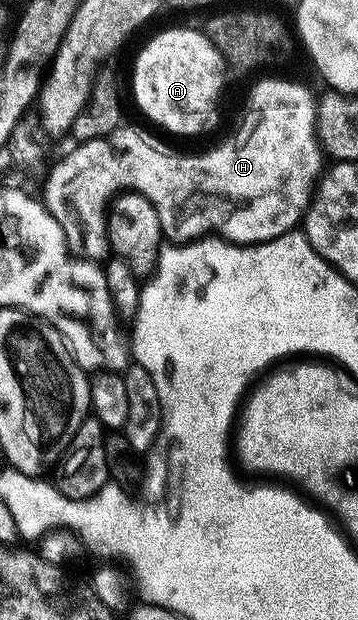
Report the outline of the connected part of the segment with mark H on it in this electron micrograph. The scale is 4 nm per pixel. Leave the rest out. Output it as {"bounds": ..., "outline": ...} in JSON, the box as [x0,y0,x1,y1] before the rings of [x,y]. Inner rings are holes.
{"bounds":[42,80,322,262],"outline":[[[260,80],[248,92],[249,112],[245,114],[244,121],[240,124],[240,129],[233,134],[232,140],[225,144],[220,144],[217,148],[212,148],[209,152],[204,152],[201,156],[183,156],[180,152],[175,152],[172,148],[163,148],[156,140],[151,140],[144,132],[139,132],[136,128],[121,126],[114,129],[102,140],[85,140],[75,145],[73,152],[68,152],[56,165],[54,163],[47,169],[46,179],[43,181],[44,196],[42,203],[48,209],[48,213],[59,222],[68,237],[69,245],[80,244],[79,255],[93,262],[100,262],[109,255],[108,246],[108,210],[113,200],[125,192],[137,192],[139,196],[145,196],[154,206],[158,214],[158,222],[163,239],[168,242],[175,242],[183,246],[191,241],[207,237],[209,233],[213,237],[221,240],[229,240],[233,246],[242,244],[254,244],[263,246],[268,240],[279,240],[282,234],[293,231],[303,221],[304,213],[307,212],[309,204],[312,202],[314,189],[322,175],[320,160],[322,161],[322,149],[320,141],[316,138],[316,105],[317,97],[312,97],[312,92],[308,88],[303,88],[300,84],[295,84],[292,80]]]}

